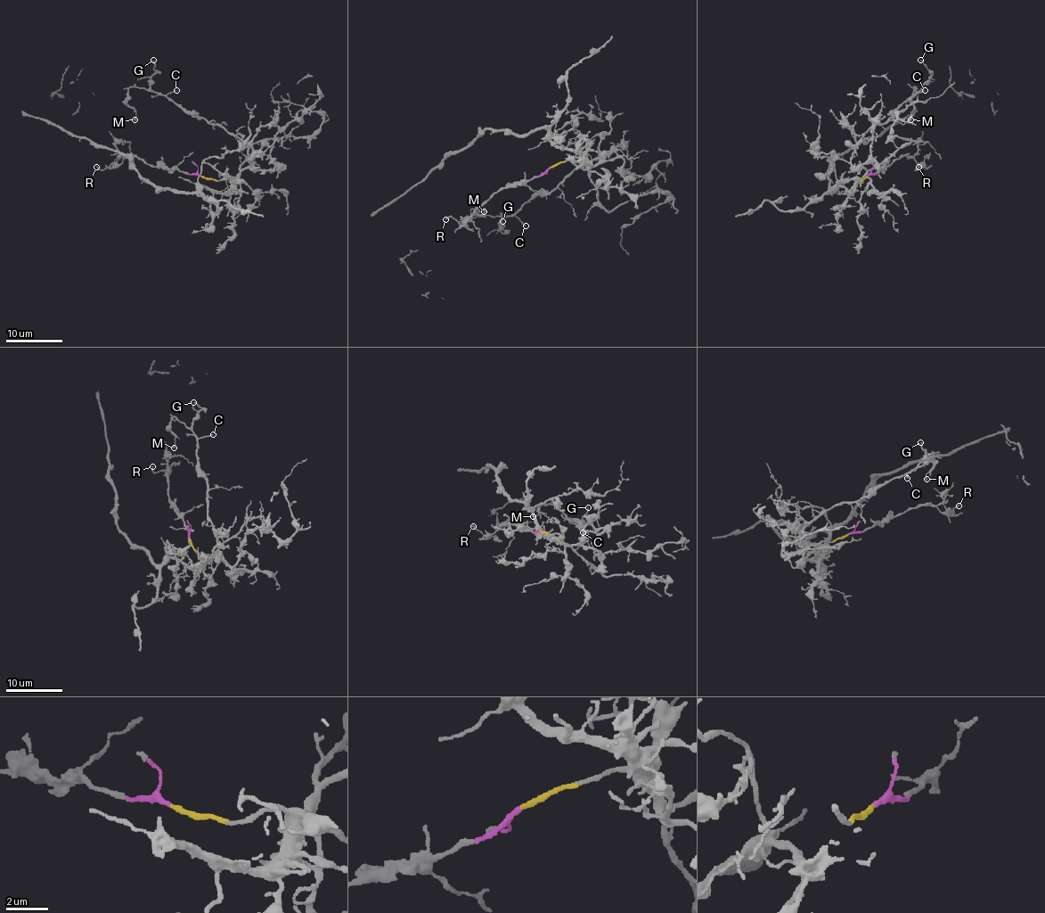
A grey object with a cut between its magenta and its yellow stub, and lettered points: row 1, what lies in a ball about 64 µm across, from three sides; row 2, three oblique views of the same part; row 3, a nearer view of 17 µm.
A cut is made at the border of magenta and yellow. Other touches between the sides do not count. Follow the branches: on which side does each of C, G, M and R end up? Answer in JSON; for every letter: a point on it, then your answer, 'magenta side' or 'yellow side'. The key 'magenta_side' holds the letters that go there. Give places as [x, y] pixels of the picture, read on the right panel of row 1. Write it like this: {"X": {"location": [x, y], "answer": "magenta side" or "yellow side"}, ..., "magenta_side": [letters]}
{"C": {"location": [925, 90], "answer": "yellow side"}, "G": {"location": [920, 60], "answer": "yellow side"}, "M": {"location": [910, 119], "answer": "yellow side"}, "R": {"location": [918, 167], "answer": "magenta side"}, "magenta_side": ["R"]}

